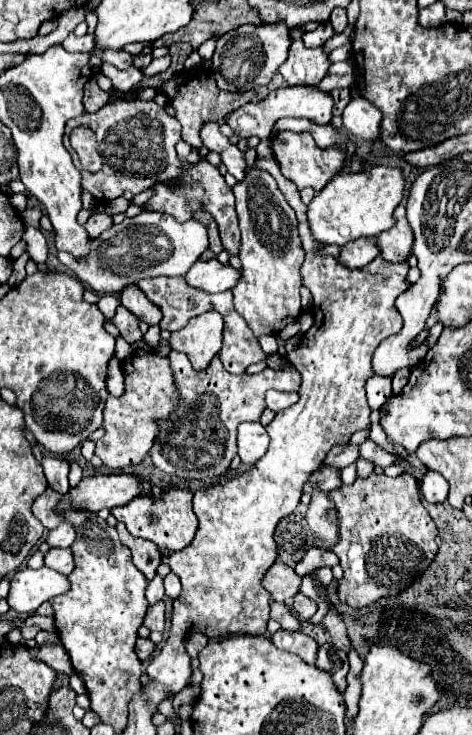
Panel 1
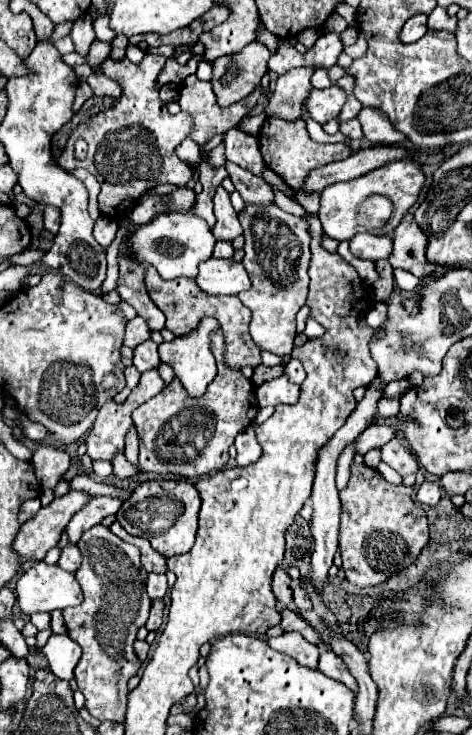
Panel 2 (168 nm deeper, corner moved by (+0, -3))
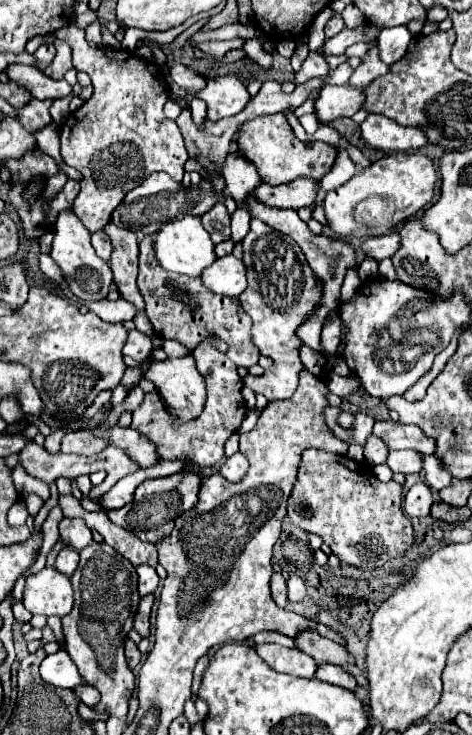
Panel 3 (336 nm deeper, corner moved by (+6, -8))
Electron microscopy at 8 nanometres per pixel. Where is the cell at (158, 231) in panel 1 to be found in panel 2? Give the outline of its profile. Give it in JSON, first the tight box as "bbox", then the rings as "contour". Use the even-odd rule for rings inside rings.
{"bbox":[118,212,214,280],"contour":[[[170,212],[170,214],[158,214],[150,224],[136,226],[126,240],[120,244],[118,260],[134,260],[138,264],[154,266],[158,274],[164,280],[174,280],[180,276],[196,278],[198,274],[198,264],[208,260],[214,250],[214,236],[200,216],[194,216],[190,212]]]}

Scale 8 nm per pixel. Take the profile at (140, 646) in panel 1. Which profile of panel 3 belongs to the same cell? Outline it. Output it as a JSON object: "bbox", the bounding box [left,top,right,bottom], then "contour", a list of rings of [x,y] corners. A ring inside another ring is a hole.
{"bbox":[124,639,140,669],"contour":[[[126,639],[126,643],[124,643],[124,655],[126,655],[126,661],[128,661],[130,669],[134,669],[140,663],[140,651],[138,651],[136,643],[130,641],[130,639]]]}

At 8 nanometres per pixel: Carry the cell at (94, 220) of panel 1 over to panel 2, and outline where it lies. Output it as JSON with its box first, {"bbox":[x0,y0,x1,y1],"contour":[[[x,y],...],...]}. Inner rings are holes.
{"bbox":[94,216,118,246],"contour":[[[100,216],[94,224],[94,238],[100,246],[110,246],[110,242],[114,240],[118,230],[118,224],[106,216]]]}

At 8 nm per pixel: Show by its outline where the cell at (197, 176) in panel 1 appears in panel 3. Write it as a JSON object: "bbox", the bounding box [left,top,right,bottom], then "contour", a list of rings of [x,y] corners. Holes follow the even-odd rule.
{"bbox":[200,205,230,243],"contour":[[[214,205],[200,219],[202,219],[202,225],[210,233],[214,243],[230,239],[230,215],[228,215],[224,205]]]}

